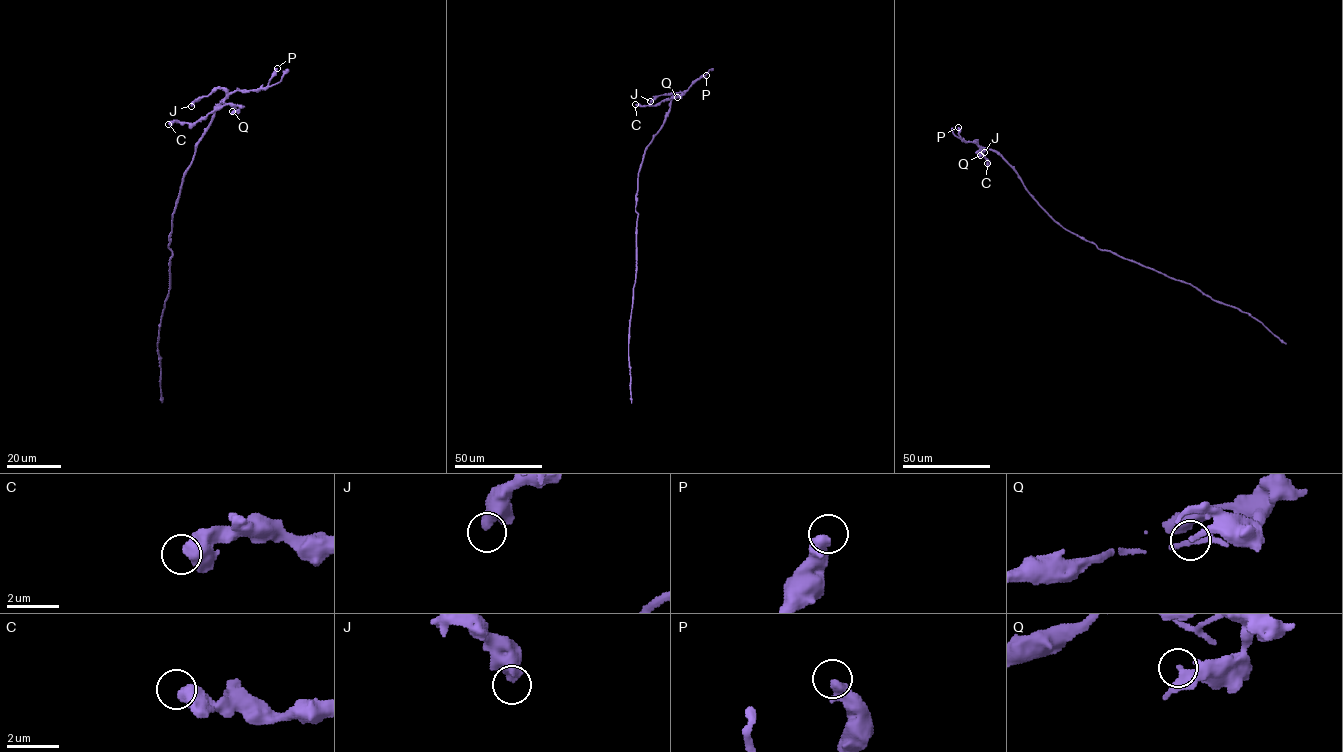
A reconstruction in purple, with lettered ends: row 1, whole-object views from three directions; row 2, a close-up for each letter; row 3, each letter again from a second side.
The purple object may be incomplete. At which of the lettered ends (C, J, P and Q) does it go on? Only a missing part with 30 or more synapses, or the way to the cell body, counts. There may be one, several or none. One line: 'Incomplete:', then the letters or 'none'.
Incomplete: none

